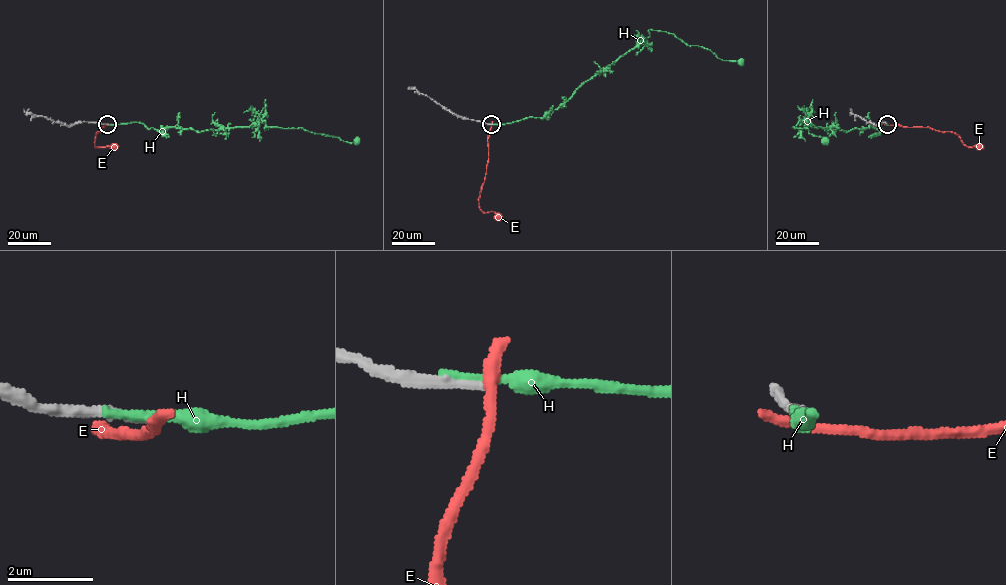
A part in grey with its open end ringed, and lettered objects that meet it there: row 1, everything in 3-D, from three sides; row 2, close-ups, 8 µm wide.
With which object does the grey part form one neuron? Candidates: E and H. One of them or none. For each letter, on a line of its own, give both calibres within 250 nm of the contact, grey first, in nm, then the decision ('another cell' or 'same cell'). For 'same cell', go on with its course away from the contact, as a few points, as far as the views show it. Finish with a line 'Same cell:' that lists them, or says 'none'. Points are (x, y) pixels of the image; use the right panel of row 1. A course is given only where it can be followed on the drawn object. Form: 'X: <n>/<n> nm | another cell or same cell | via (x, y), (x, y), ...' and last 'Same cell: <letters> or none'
E: 240/360 nm | another cell
H: 320/240 nm | another cell
Same cell: none

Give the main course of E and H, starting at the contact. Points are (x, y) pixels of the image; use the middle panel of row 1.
E: (491, 124), (488, 162), (478, 200), (479, 208), (484, 212), (493, 211), (498, 217)
H: (490, 124), (546, 117), (642, 43), (649, 29), (740, 61)

